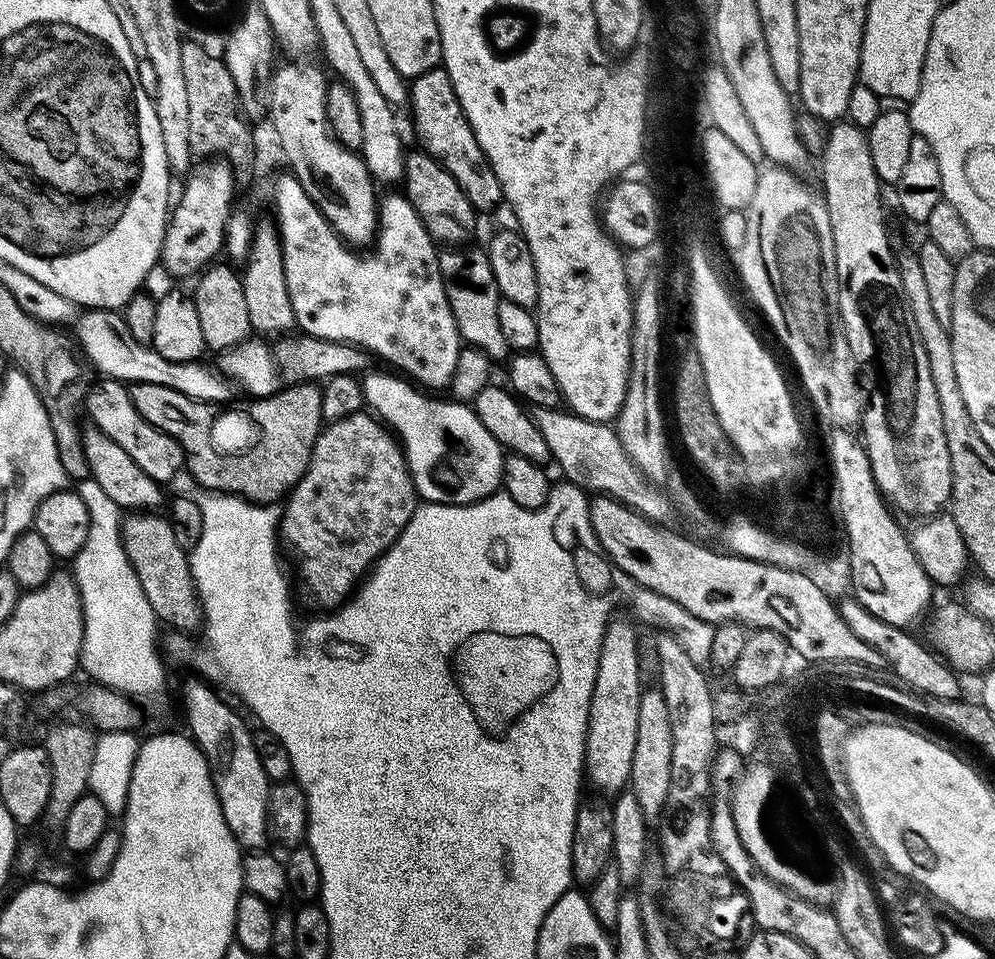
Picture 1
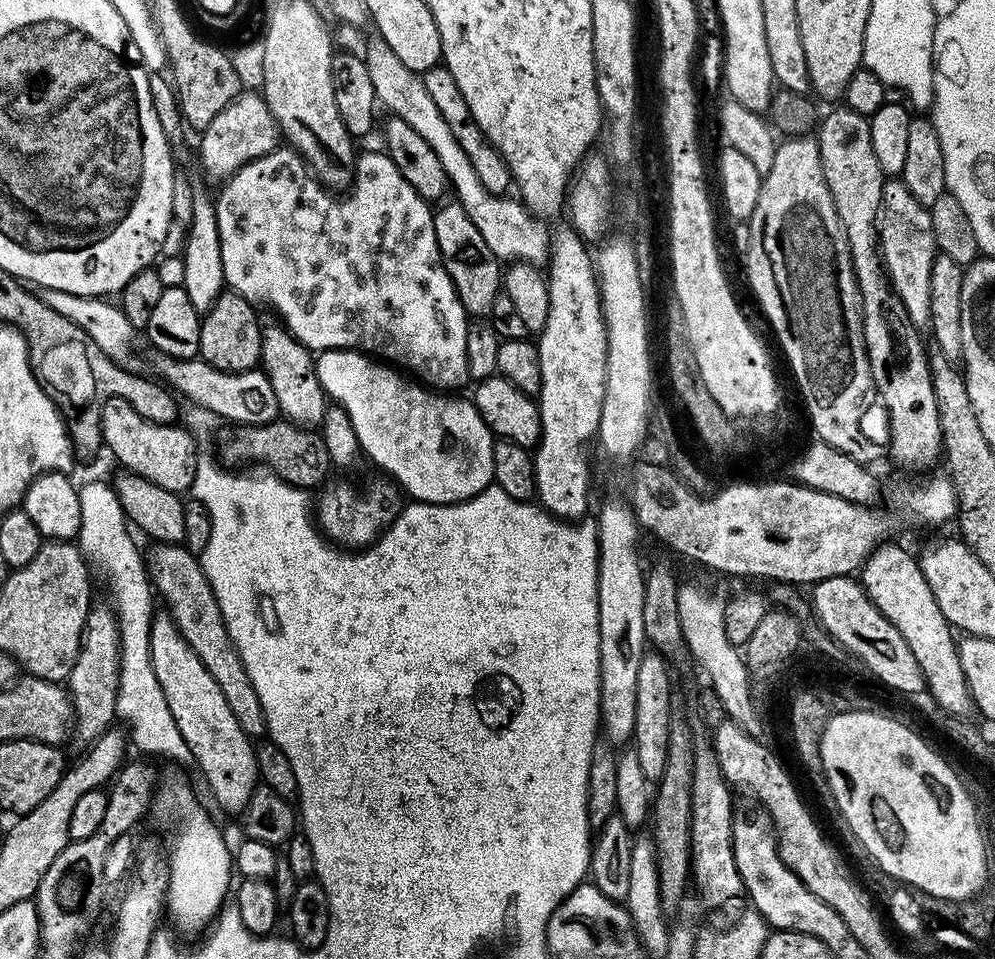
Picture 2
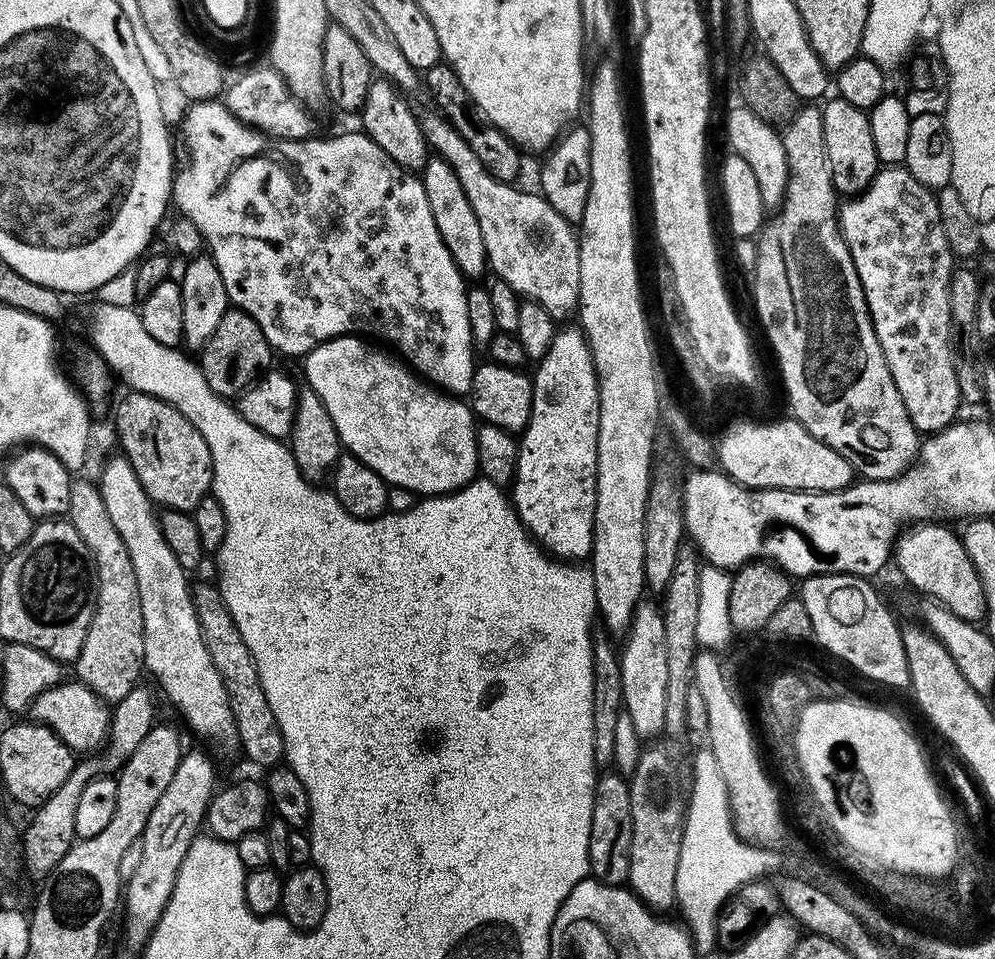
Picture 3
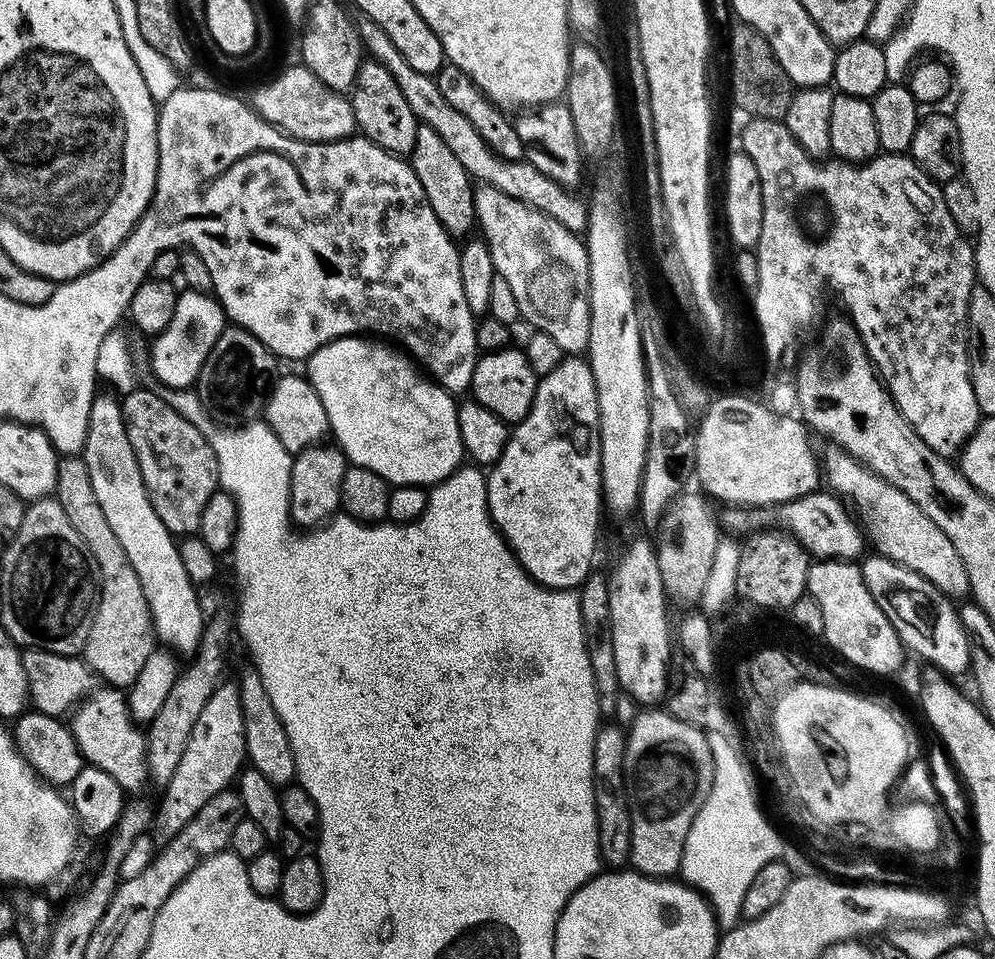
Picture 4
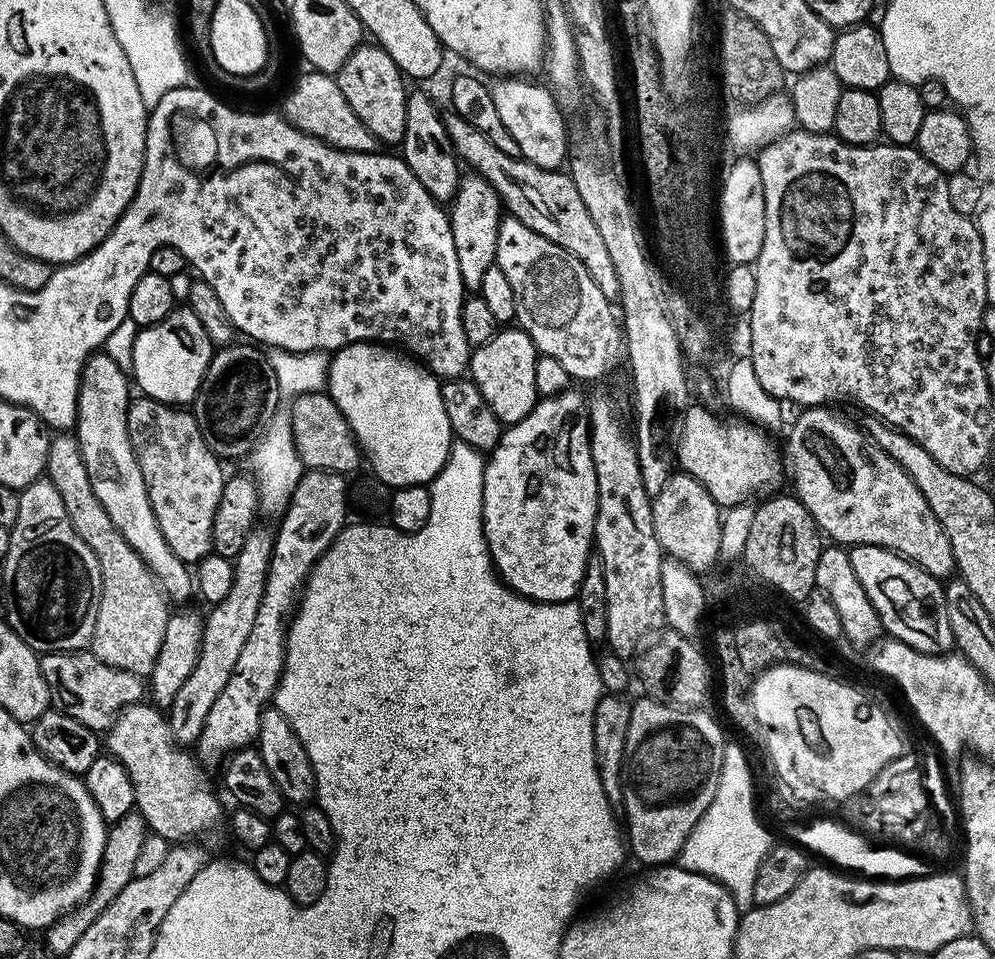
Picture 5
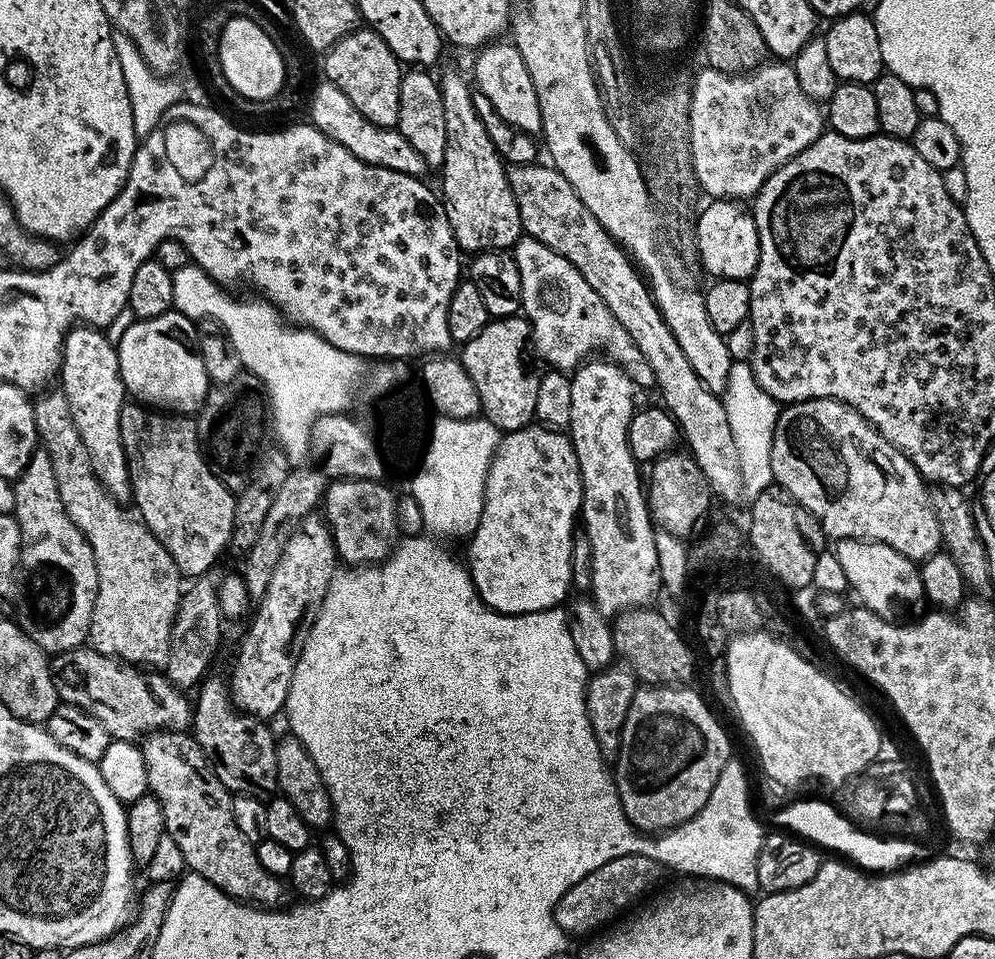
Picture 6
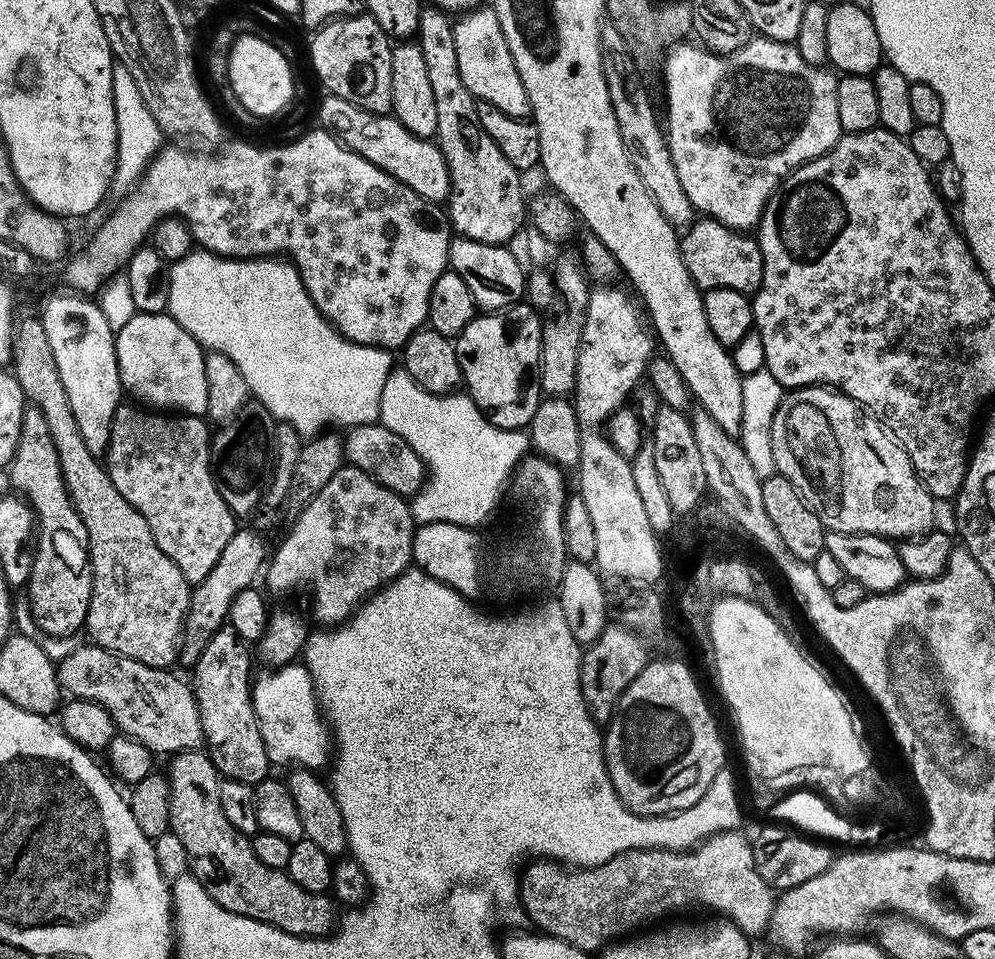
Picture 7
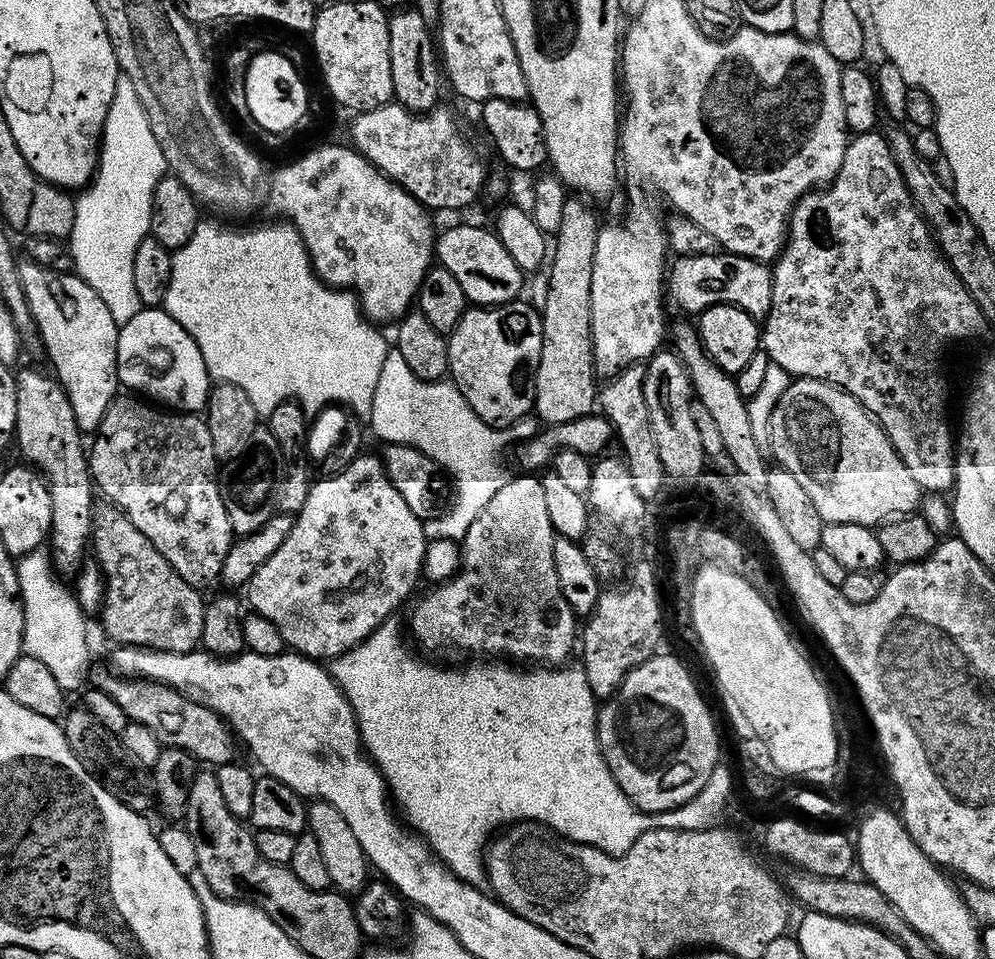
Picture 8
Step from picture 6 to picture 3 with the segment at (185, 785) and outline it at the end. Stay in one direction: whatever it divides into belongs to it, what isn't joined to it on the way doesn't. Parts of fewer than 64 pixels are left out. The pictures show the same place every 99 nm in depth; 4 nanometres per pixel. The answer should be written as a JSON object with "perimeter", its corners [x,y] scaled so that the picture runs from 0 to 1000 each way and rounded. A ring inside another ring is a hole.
{"perimeter":[[[75,707],[65,708],[50,719],[42,719],[42,724],[34,728],[30,747],[35,754],[54,761],[54,765],[58,765],[58,770],[62,770],[62,774],[66,774],[66,778],[77,786],[95,785],[106,779],[109,771],[110,735],[98,724],[94,724],[94,719]]]}

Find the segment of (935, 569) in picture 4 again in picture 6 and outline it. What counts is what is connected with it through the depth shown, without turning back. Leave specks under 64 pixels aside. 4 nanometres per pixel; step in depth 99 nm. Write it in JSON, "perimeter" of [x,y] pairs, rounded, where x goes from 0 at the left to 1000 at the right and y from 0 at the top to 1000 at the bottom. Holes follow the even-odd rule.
{"perimeter":[[[811,417],[791,422],[777,453],[777,494],[779,504],[819,539],[833,562],[889,567],[922,586],[946,575],[943,536],[929,497],[852,421]]]}

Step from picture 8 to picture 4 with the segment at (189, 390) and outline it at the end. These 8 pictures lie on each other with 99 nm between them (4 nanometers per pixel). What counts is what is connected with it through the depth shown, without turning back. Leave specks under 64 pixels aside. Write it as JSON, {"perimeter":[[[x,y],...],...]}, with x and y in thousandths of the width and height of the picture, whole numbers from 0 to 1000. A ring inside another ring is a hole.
{"perimeter":[[[193,301],[182,303],[177,311],[171,338],[158,349],[152,359],[151,377],[156,392],[171,407],[190,406],[200,392],[215,358],[225,347],[229,333],[217,310]]]}

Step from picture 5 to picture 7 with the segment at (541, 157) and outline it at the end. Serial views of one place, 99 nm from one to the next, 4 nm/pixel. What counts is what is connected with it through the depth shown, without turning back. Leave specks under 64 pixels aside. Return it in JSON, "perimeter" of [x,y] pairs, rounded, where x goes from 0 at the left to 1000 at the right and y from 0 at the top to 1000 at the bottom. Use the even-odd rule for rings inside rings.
{"perimeter":[[[492,6],[476,8],[465,14],[455,24],[454,30],[456,48],[460,51],[460,77],[464,77],[468,94],[487,108],[501,111],[501,115],[522,125],[528,124],[535,115],[533,102],[529,98],[529,90],[525,90],[525,81],[521,81],[521,69],[517,69],[513,48],[509,48],[509,35],[505,35],[497,10]]]}

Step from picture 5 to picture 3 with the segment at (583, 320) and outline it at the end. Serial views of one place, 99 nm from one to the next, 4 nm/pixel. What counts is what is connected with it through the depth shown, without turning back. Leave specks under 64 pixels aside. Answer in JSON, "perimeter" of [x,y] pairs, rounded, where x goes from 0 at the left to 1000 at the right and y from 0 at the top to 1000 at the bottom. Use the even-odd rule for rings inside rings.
{"perimeter":[[[442,119],[436,121],[426,121],[422,127],[422,133],[426,137],[426,143],[431,155],[437,162],[443,163],[456,176],[456,181],[460,181],[460,190],[464,190],[464,198],[468,198],[468,206],[472,206],[472,215],[476,215],[476,223],[480,223],[480,236],[484,236],[484,249],[488,251],[488,265],[490,266],[491,281],[502,291],[518,302],[519,307],[533,312],[546,319],[551,327],[558,334],[565,334],[574,324],[580,322],[582,316],[582,296],[583,296],[583,252],[576,235],[548,211],[547,205],[538,199],[526,200],[519,196],[518,191],[510,192],[501,190],[480,169],[476,156],[459,140],[454,130]]]}

